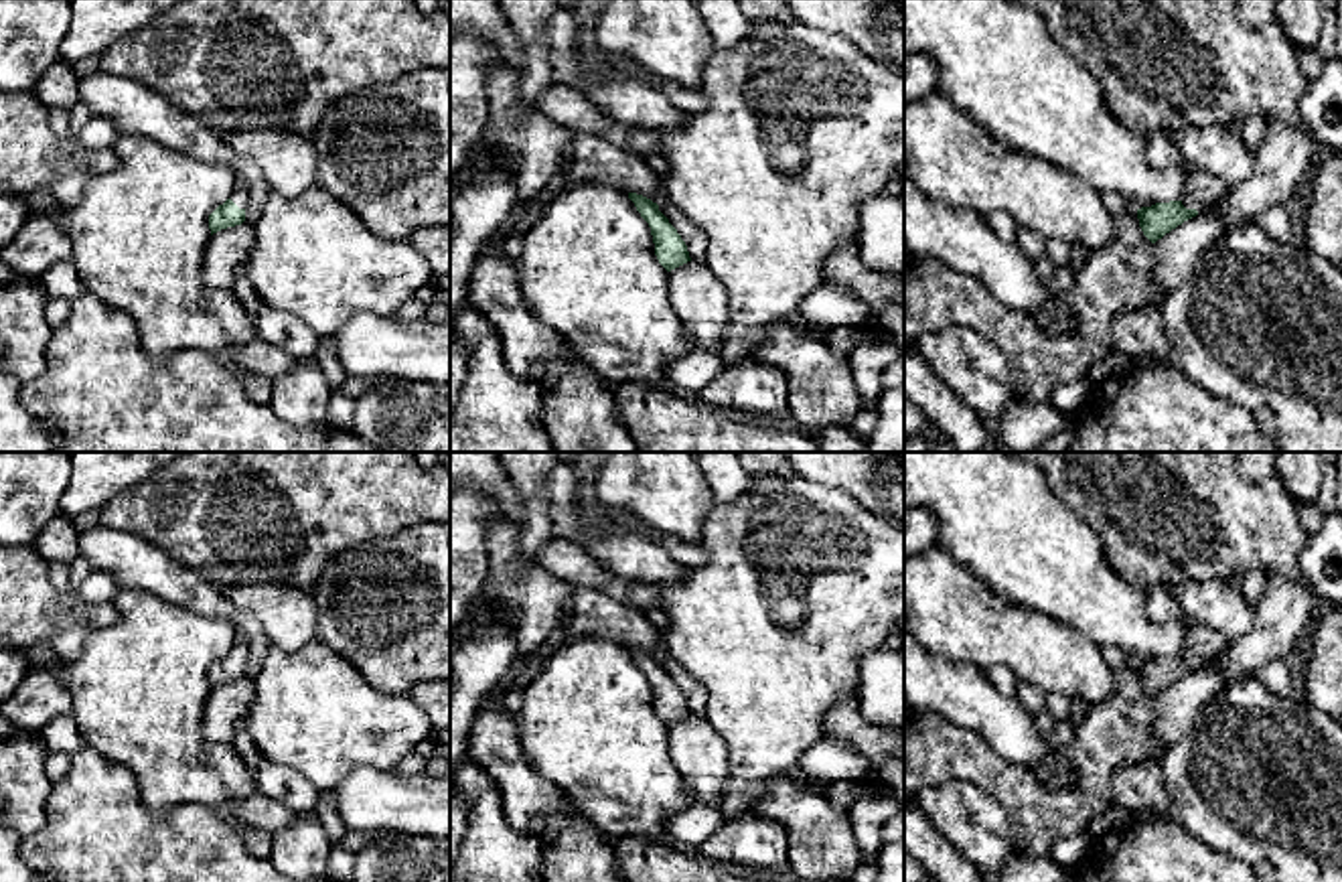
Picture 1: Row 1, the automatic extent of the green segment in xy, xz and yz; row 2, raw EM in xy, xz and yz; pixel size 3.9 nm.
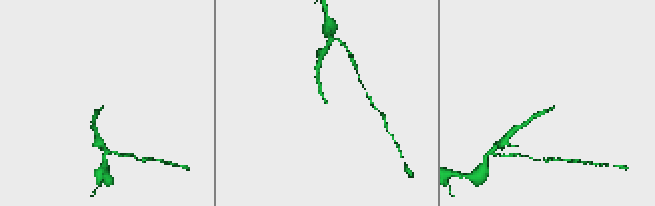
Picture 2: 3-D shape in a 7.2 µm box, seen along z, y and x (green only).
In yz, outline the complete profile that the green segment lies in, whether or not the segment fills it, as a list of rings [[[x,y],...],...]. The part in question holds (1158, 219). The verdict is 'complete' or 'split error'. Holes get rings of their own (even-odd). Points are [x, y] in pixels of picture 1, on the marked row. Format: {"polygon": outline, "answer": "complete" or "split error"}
{"polygon": [[[1198,168],[1186,170],[1182,199],[1137,209],[1139,227],[1155,243],[1184,221],[1202,213],[1208,205],[1214,205],[1226,191],[1228,187],[1222,180]]], "answer": "split error"}

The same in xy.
{"polygon": [[[237,185],[231,197],[209,215],[211,235],[241,225],[245,221],[247,199],[245,187]]], "answer": "split error"}

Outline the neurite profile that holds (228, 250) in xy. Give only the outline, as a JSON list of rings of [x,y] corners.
[[[255,221],[221,229],[207,241],[203,278],[213,288],[231,288],[239,270],[245,270],[255,243]]]

